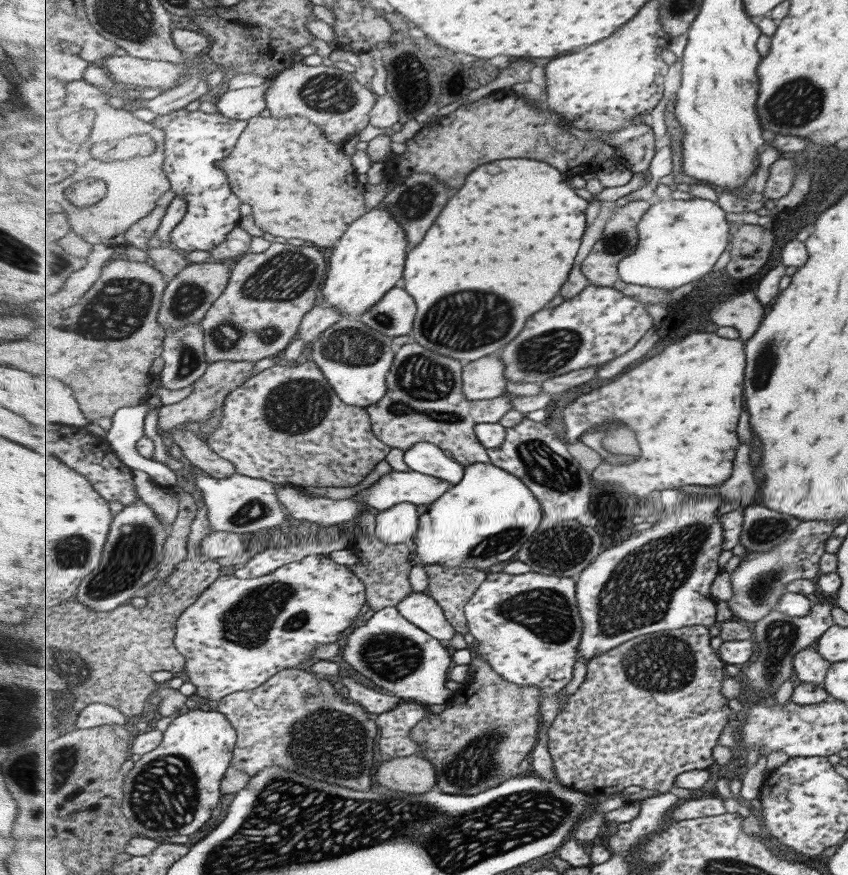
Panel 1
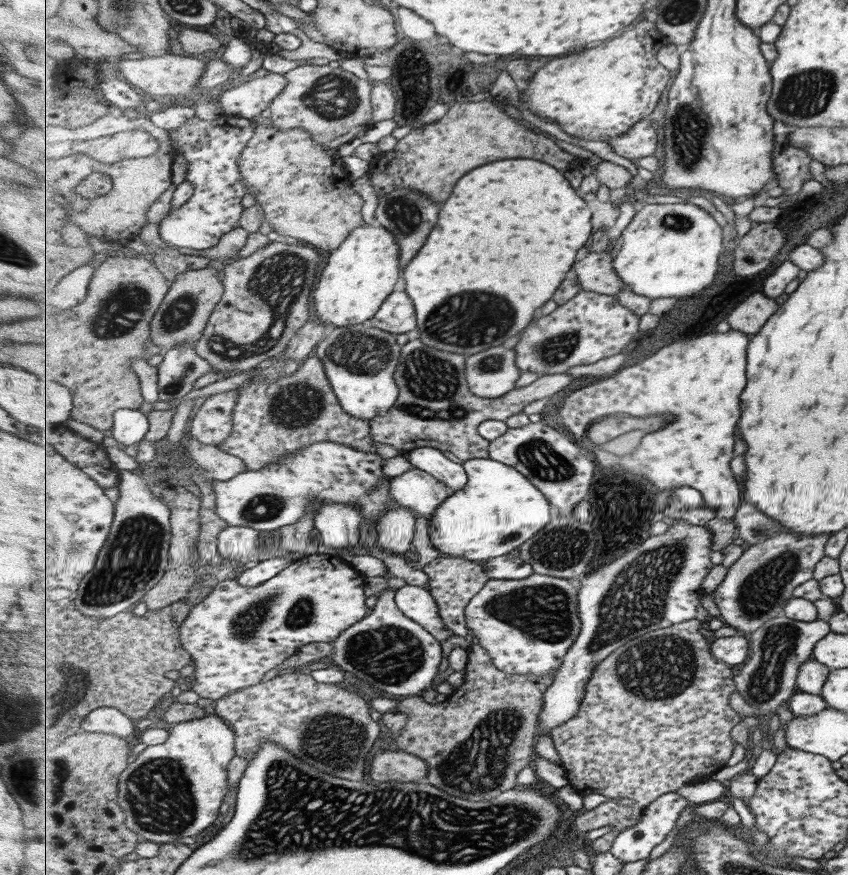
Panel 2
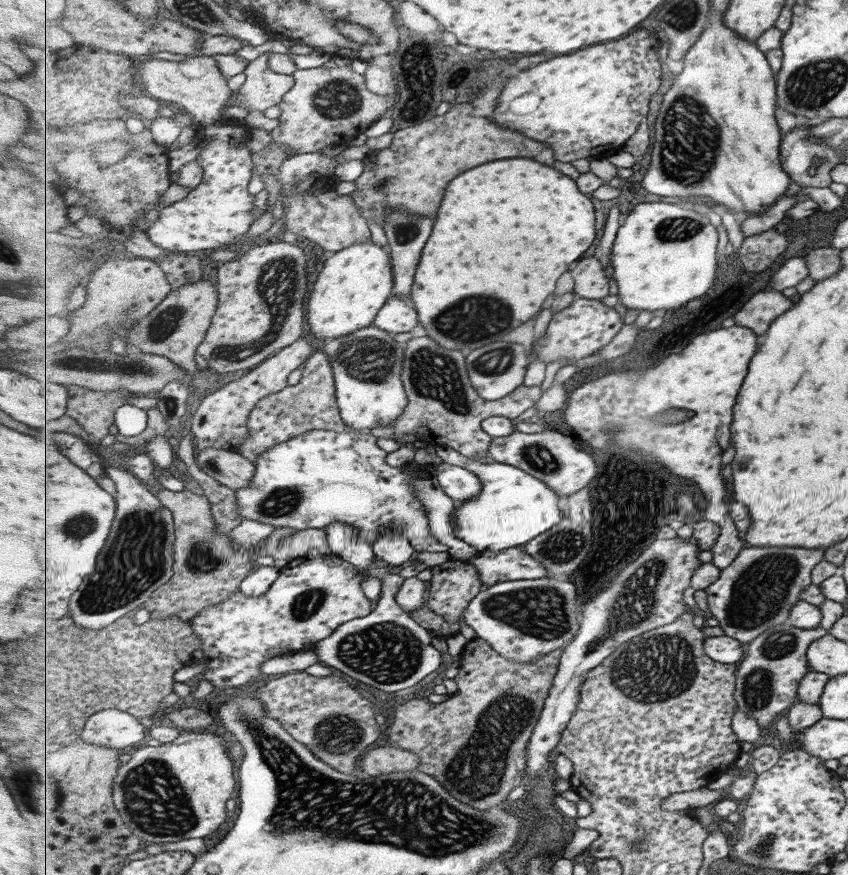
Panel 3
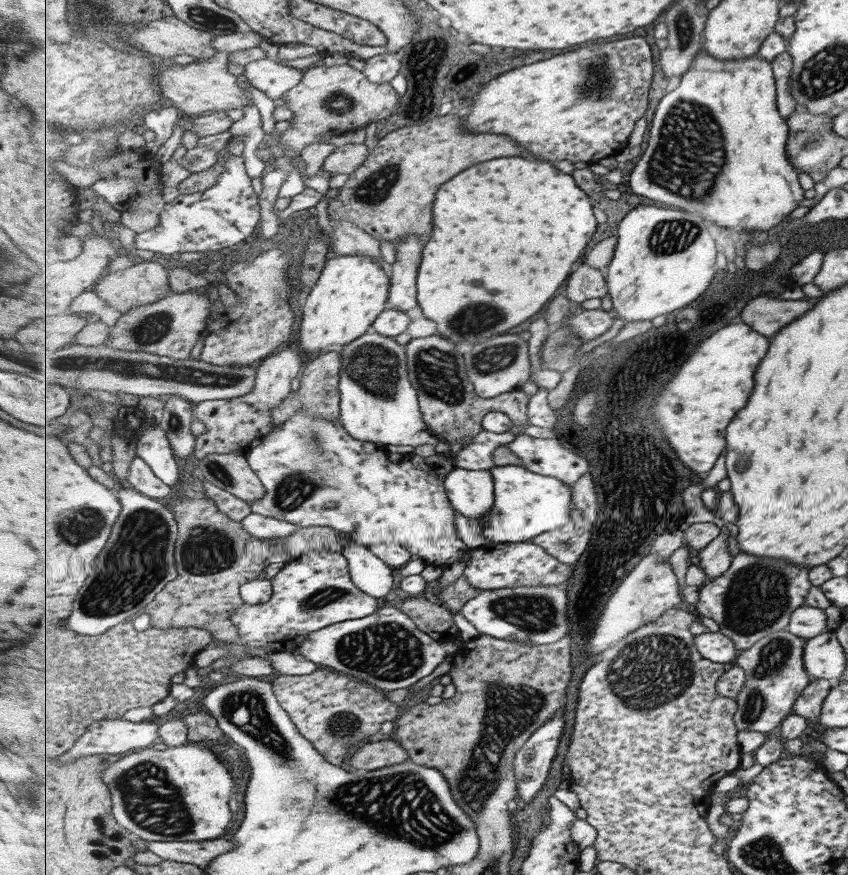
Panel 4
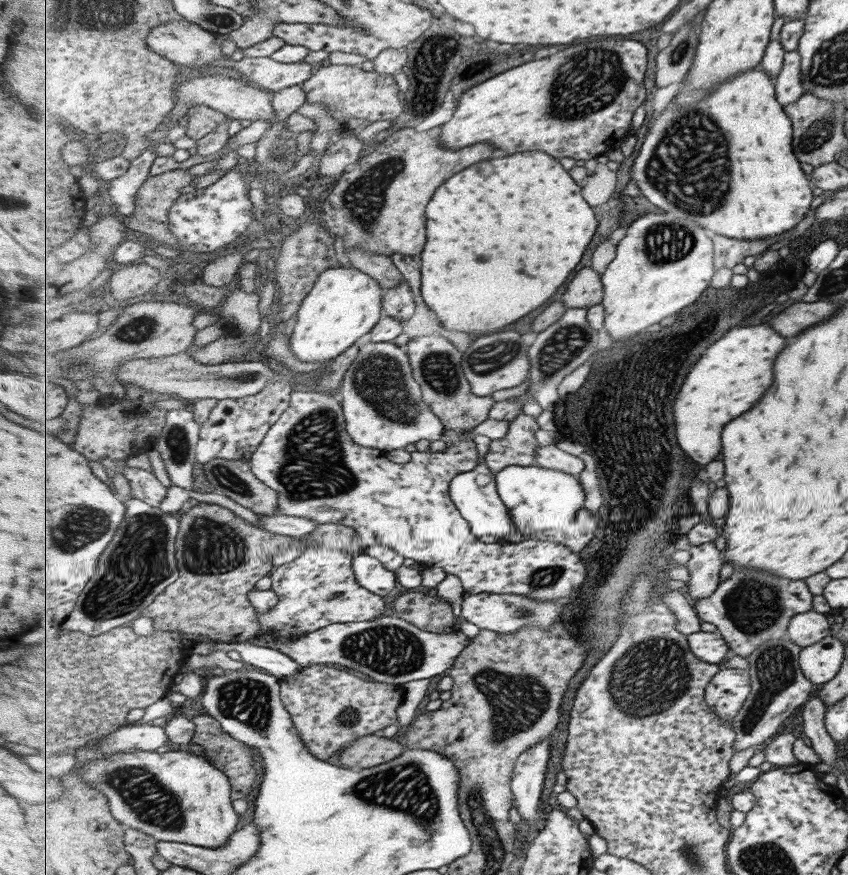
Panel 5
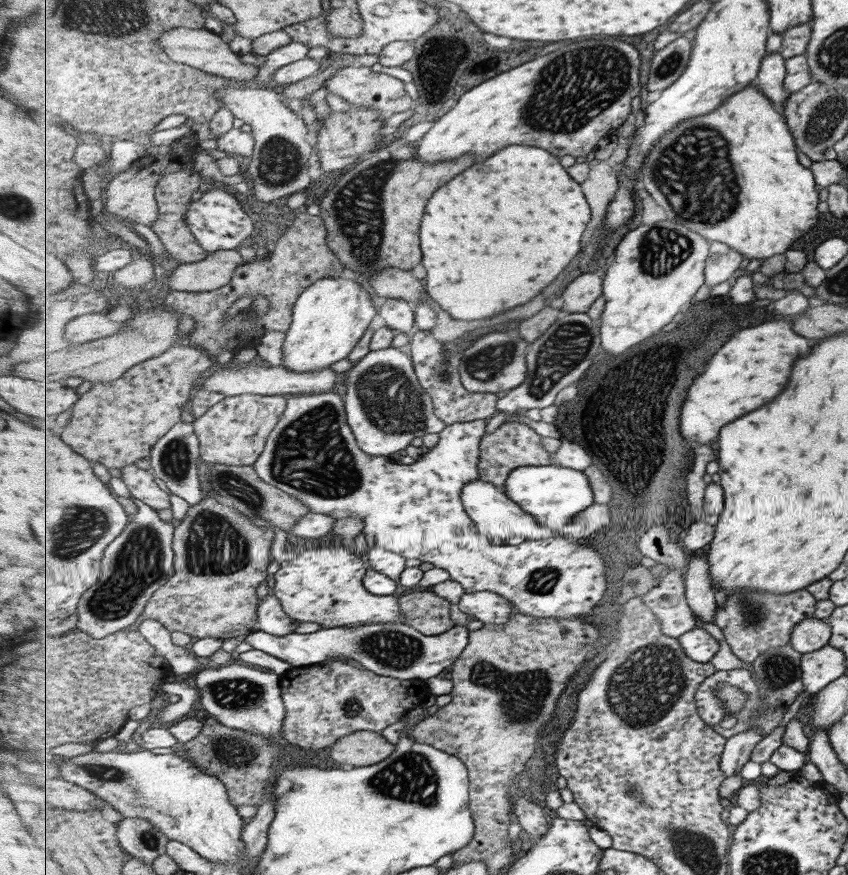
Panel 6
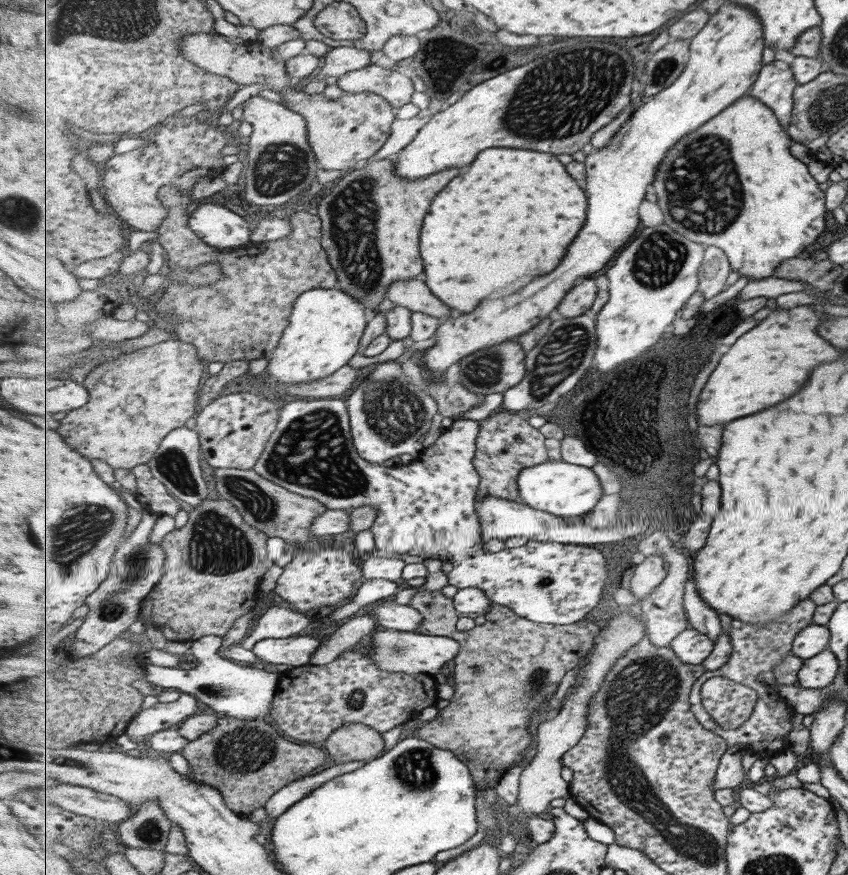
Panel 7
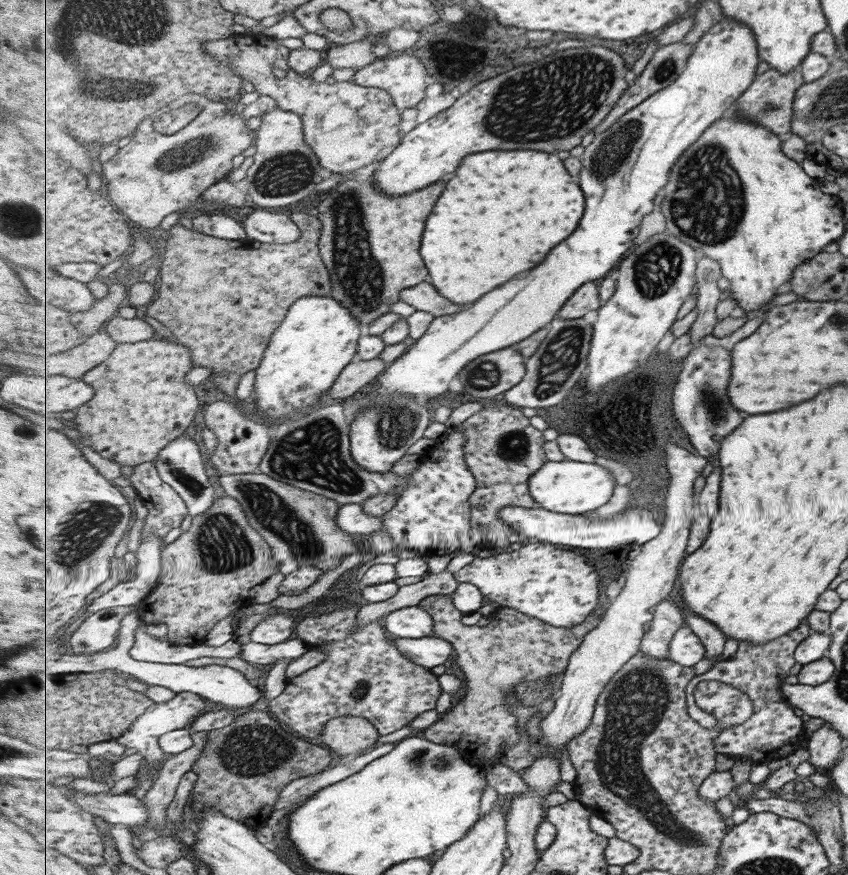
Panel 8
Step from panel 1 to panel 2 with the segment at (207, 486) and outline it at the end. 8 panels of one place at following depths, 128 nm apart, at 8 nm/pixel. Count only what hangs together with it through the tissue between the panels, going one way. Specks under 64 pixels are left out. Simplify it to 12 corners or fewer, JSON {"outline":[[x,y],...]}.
{"outline":[[317,441],[209,481],[229,526],[277,530],[325,504],[375,522],[392,477],[375,451]]}

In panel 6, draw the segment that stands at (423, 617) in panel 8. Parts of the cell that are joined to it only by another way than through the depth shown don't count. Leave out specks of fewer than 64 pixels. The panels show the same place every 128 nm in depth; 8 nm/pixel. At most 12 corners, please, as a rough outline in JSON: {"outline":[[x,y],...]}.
{"outline":[[349,546],[299,554],[274,574],[289,617],[321,628],[403,622],[397,596],[371,594]]}

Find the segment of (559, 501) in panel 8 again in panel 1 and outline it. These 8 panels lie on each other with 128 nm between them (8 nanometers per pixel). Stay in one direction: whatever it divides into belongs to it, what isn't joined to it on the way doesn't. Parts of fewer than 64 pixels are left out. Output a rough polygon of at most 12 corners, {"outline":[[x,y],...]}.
{"outline":[[493,462],[420,516],[413,565],[492,572],[546,517]]}

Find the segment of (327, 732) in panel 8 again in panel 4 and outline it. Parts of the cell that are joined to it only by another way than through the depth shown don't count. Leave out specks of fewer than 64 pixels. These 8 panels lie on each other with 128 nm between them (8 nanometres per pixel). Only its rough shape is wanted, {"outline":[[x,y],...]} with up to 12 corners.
{"outline":[[384,738],[356,749],[351,765],[377,770],[409,760],[398,742]]}

